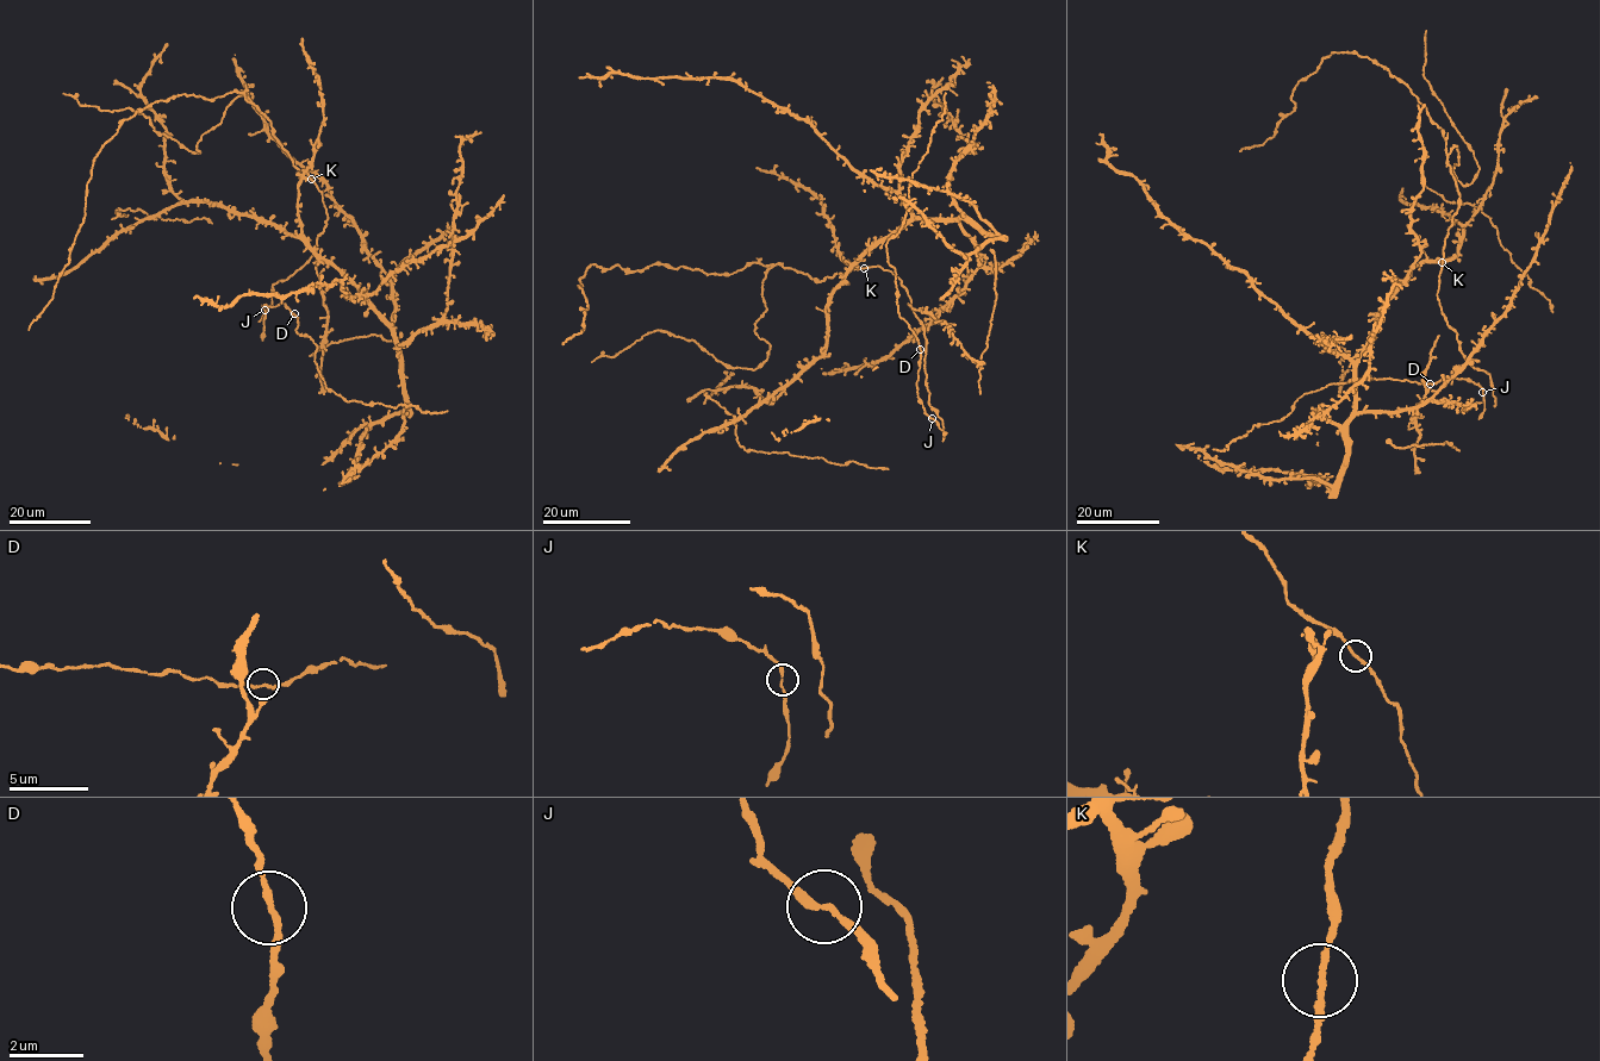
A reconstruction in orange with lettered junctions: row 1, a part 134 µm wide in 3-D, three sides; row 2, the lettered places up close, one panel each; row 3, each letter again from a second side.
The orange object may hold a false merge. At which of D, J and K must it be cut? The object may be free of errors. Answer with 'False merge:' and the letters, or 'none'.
False merge: none

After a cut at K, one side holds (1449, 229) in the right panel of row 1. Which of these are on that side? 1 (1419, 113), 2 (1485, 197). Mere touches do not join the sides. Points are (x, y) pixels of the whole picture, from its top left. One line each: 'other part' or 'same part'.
1: other part
2: other part

